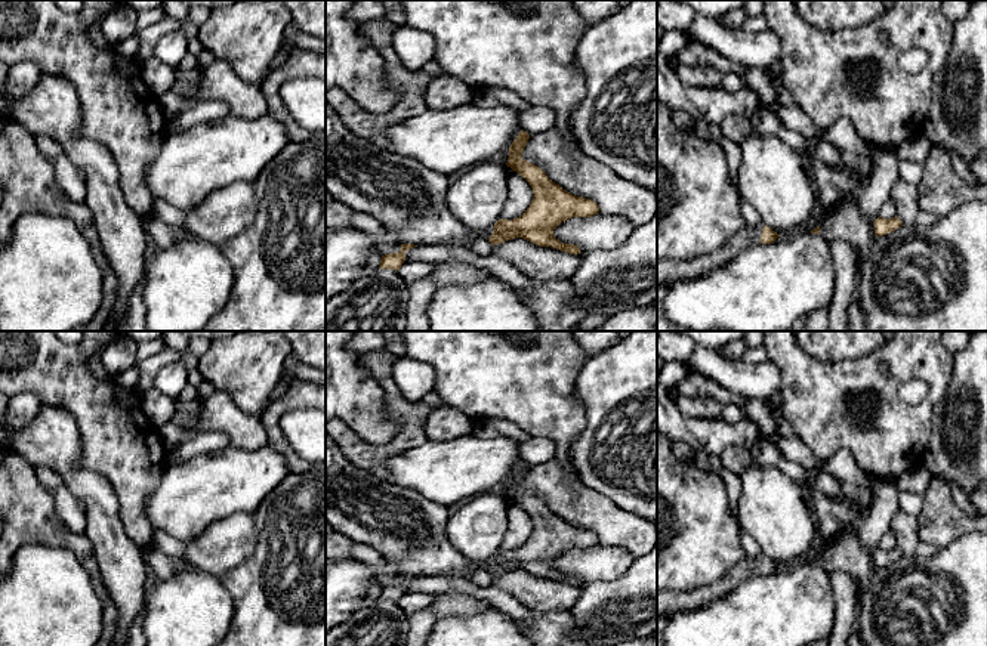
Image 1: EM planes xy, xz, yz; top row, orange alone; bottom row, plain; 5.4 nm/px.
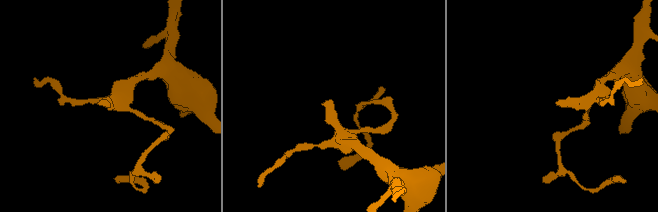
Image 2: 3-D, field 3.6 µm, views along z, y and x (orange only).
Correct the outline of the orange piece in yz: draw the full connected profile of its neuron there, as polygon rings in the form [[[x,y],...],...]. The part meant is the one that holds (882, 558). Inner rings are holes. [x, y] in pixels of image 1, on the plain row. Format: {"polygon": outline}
{"polygon": [[[897,547],[892,548],[892,550],[877,548],[873,553],[873,557],[875,557],[875,566],[876,568],[883,568],[883,566],[886,566],[889,563],[894,563],[900,557],[903,557],[903,553]]]}

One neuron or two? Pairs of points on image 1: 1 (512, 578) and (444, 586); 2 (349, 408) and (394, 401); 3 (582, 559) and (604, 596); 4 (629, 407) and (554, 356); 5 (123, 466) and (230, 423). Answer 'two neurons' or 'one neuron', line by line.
1: two neurons
2: two neurons
3: two neurons
4: two neurons
5: two neurons

